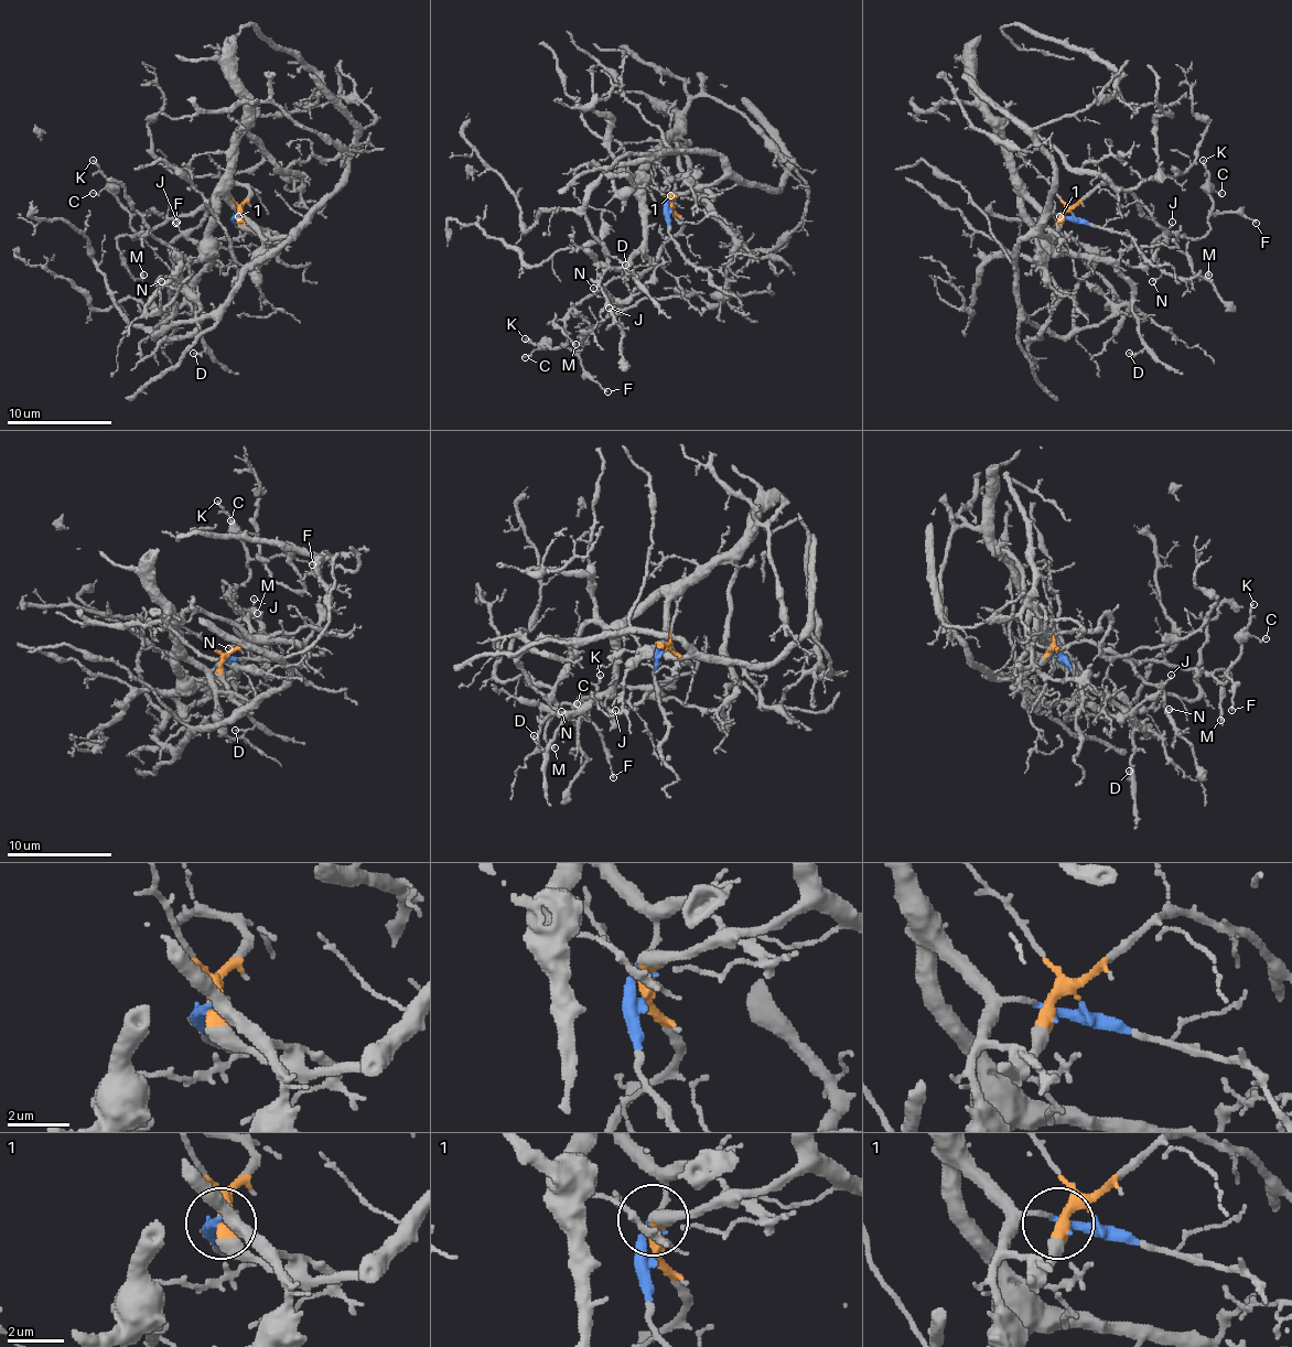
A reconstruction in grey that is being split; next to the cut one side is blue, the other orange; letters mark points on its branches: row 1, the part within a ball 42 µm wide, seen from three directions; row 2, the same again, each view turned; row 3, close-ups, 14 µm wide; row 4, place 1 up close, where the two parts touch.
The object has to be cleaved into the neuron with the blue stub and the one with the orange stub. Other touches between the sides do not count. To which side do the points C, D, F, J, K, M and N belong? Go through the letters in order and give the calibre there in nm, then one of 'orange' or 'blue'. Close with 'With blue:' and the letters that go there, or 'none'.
C: calibre 110 nm; orange
D: calibre 110 nm; blue
F: calibre 100 nm; orange
J: calibre 90 nm; orange
K: calibre 140 nm; orange
M: calibre 200 nm; orange
N: calibre 80 nm; orange
With blue: D

